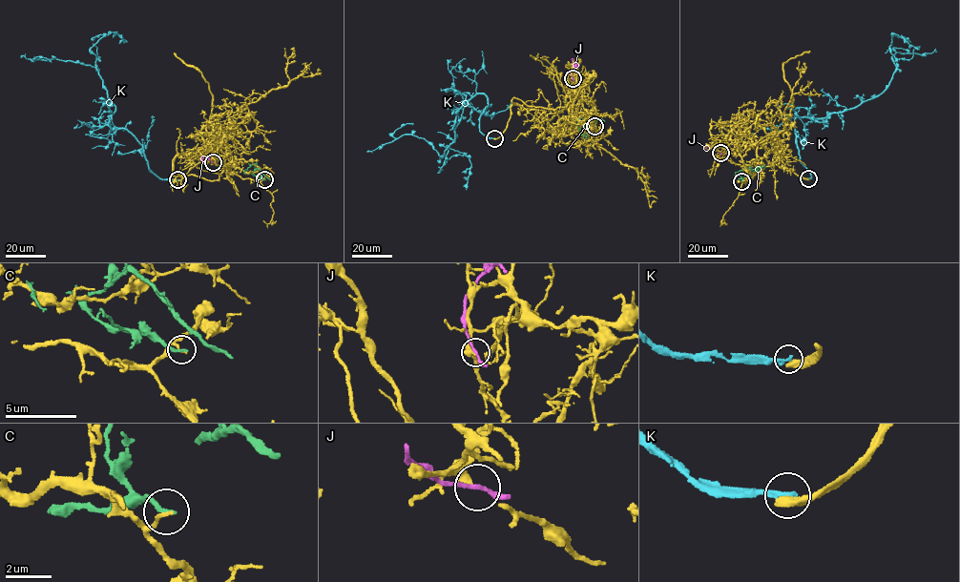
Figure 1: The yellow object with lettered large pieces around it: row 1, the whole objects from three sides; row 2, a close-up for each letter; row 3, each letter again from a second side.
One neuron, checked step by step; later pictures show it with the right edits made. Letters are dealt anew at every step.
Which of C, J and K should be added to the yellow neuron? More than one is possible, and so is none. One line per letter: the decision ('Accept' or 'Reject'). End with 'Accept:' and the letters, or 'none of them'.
C: Reject
J: Reject
K: Reject
Accept: none of them

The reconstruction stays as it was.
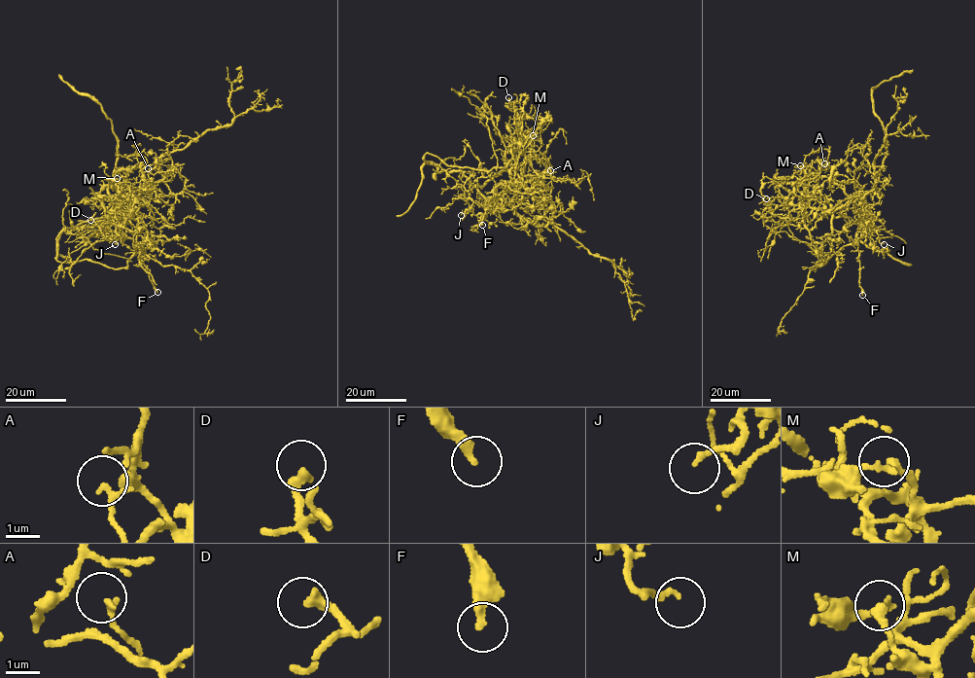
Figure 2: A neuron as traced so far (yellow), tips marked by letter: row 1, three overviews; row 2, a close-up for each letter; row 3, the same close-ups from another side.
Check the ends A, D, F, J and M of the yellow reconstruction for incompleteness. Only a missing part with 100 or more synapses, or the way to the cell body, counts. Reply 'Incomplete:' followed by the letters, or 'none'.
Incomplete: none

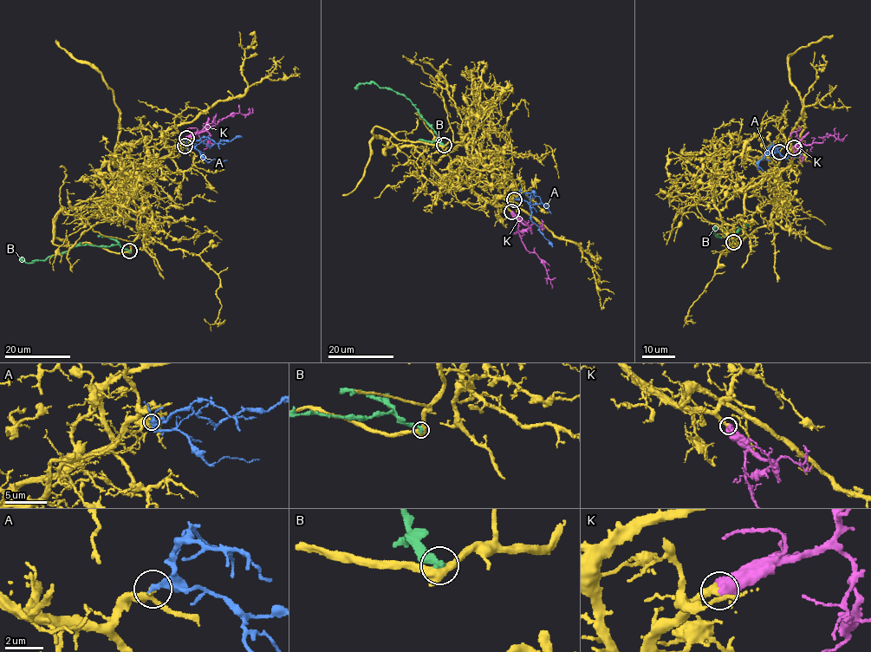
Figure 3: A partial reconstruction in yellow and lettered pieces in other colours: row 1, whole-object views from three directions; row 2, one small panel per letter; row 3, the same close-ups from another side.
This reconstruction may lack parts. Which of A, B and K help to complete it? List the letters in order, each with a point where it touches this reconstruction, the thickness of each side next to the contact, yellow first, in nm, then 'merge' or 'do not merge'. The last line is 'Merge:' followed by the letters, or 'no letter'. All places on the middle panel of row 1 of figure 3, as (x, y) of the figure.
A: (514, 199) | 220/280 nm | merge
B: (444, 145) | 500/360 nm | do not merge
K: (511, 211) | 380/700 nm | merge
Merge: A, K

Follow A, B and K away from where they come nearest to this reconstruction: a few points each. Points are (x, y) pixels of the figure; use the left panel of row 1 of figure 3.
A: (185, 145), (200, 140), (211, 146), (221, 140), (242, 137)
B: (129, 251), (118, 244), (89, 244), (74, 246), (55, 256), (35, 262), (24, 262), (19, 257)
K: (186, 138), (235, 113), (249, 114), (252, 108)

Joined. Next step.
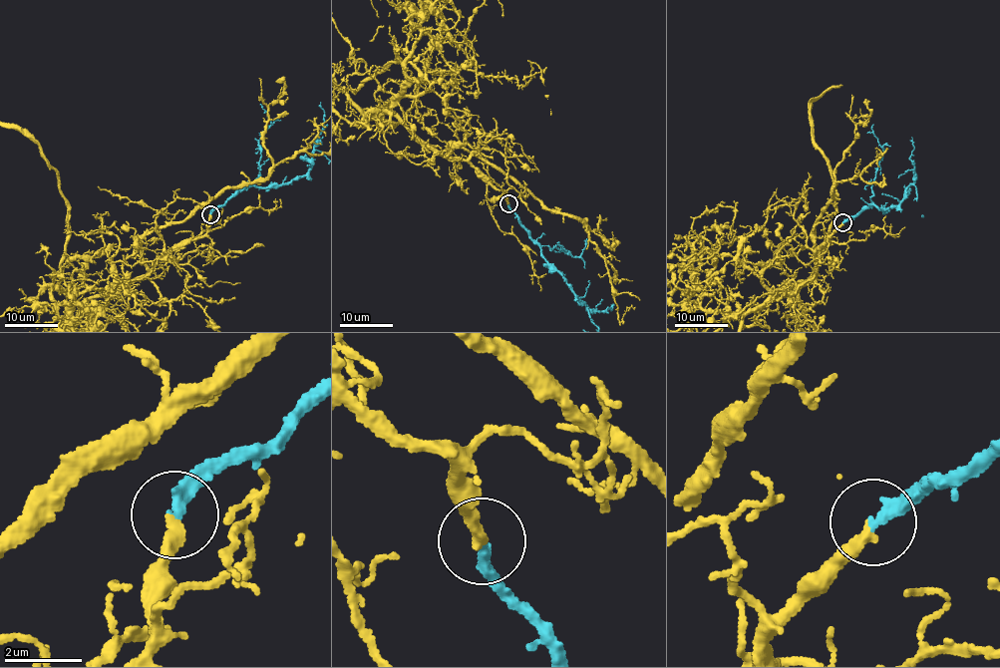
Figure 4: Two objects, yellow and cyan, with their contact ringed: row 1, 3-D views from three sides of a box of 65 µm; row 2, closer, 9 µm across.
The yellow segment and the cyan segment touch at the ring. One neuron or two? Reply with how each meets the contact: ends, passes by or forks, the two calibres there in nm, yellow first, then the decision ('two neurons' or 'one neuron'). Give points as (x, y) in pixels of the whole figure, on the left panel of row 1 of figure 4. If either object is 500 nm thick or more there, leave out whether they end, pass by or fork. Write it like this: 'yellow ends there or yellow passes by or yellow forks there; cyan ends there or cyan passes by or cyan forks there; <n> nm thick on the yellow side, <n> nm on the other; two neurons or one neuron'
yellow ends there; cyan ends there; 300 nm thick on the yellow side, 300 nm on the other; one neuron

